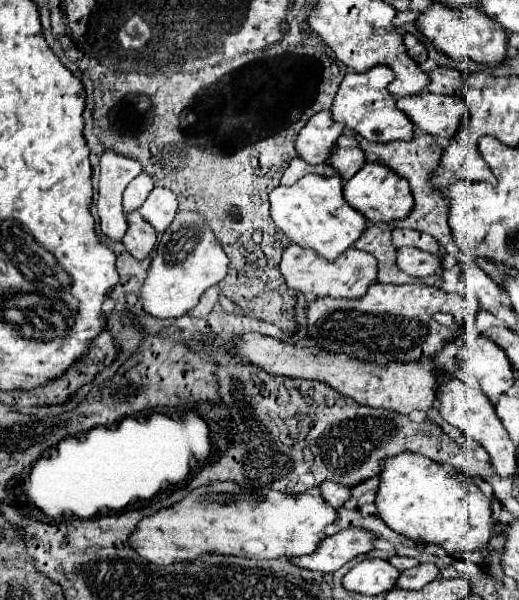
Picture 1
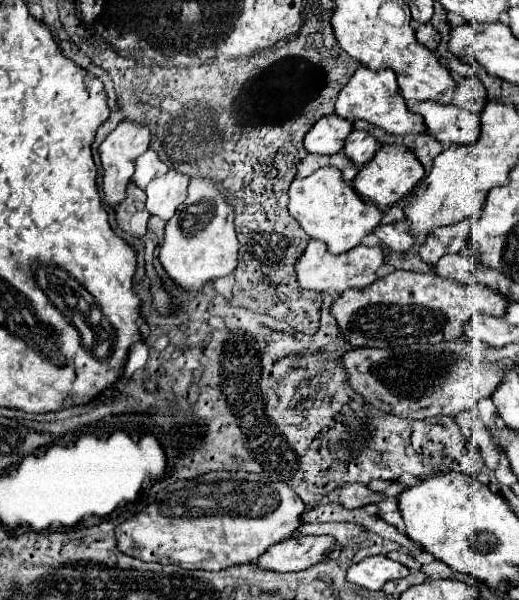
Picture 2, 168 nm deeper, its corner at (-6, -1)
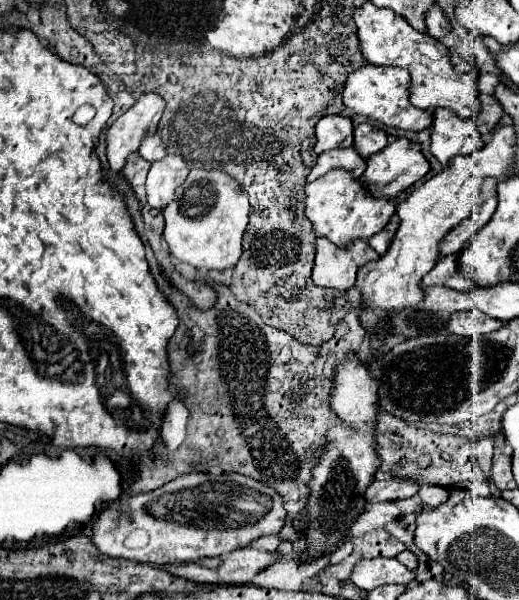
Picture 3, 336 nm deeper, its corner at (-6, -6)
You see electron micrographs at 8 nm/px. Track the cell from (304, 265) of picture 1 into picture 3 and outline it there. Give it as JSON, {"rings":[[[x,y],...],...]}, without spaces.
{"rings":[[[317,238],[315,246],[317,254],[311,278],[321,288],[351,288],[357,280],[359,268],[379,258],[379,254],[367,244],[367,240],[357,240],[357,244],[343,250],[331,244],[327,238]]]}

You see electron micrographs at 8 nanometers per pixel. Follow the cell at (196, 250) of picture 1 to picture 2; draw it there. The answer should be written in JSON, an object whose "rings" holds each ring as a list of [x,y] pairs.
{"rings":[[[193,177],[189,181],[187,197],[177,207],[175,215],[167,221],[167,225],[165,225],[165,241],[163,241],[161,249],[159,249],[159,259],[161,259],[165,271],[171,275],[171,279],[175,283],[179,283],[187,291],[197,291],[207,281],[217,279],[217,277],[225,277],[225,275],[235,271],[239,243],[237,243],[233,219],[235,219],[235,207],[227,201],[225,193],[221,191],[221,187],[215,181],[211,181],[207,177]]]}

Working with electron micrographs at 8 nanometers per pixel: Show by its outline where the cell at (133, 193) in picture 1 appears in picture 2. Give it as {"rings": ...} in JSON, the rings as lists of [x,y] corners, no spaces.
{"rings":[[[149,149],[143,155],[139,155],[137,163],[135,163],[135,175],[133,175],[133,183],[139,185],[141,189],[147,187],[147,183],[155,177],[155,175],[163,175],[163,171],[167,171],[167,165],[159,159],[159,155]]]}

